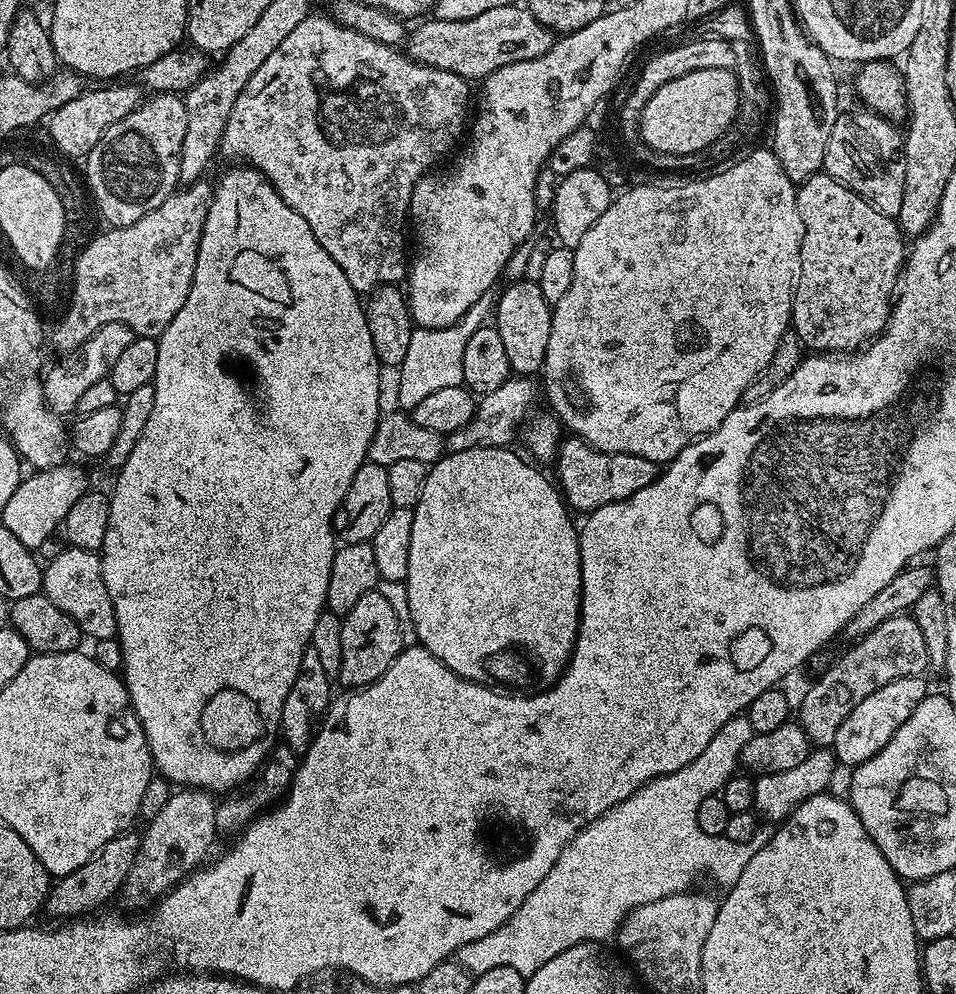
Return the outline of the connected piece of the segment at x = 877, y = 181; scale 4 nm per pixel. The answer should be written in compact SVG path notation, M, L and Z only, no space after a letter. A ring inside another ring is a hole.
M867 110L837 115L830 142L826 142L823 171L856 192L886 215L896 218L902 210L902 190L906 182L904 138L893 121Z

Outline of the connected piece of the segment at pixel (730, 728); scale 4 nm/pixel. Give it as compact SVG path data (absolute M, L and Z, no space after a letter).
M741 714L730 718L730 722L726 722L726 726L722 726L722 730L718 730L718 734L714 734L714 738L710 738L710 742L706 745L706 750L702 750L702 754L698 754L698 758L694 758L694 762L690 762L686 766L682 766L682 770L674 770L674 774L666 774L654 778L650 782L646 782L634 794L630 794L630 798L626 798L618 806L614 806L610 810L606 810L606 814L602 814L594 822L590 822L584 827L577 836L562 850L562 854L558 858L558 862L554 862L554 866L550 870L550 874L546 874L546 878L542 878L542 882L538 882L538 886L530 894L530 898L526 898L526 902L522 902L522 906L518 906L518 910L514 910L514 914L502 926L498 926L498 930L494 930L490 934L486 934L486 938L482 938L478 942L470 942L466 946L462 946L458 953L458 963L462 965L468 972L479 974L486 970L494 970L494 966L510 966L514 970L518 970L518 974L522 974L525 978L533 976L538 970L542 970L542 966L546 966L546 962L550 962L550 958L558 958L558 954L562 954L562 950L566 950L575 944L587 944L589 942L608 942L615 937L620 930L620 924L624 921L632 911L638 906L646 906L646 902L658 902L658 898L666 898L670 894L678 894L679 892L687 892L693 887L695 880L700 880L703 876L709 876L716 884L721 884L721 889L727 890L733 888L741 876L742 870L746 870L746 865L750 862L750 858L758 854L766 843L773 837L775 827L770 824L759 825L755 830L755 836L750 842L738 843L730 842L730 838L725 836L711 836L710 834L702 834L701 828L698 826L698 805L705 798L717 795L723 789L724 784L730 775L728 764L739 765L740 755L743 747L750 742L753 735L752 727L748 721L747 715Z

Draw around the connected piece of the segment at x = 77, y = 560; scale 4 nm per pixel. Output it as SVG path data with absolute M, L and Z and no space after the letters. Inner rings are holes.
M65 546L58 558L43 565L42 571L42 595L50 598L50 602L62 610L62 614L70 614L89 641L116 638L114 602L110 602L110 594L106 594L106 582L102 582L99 552Z

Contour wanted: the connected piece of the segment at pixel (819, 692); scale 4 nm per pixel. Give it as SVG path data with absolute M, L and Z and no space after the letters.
M901 614L886 618L882 626L874 626L855 641L848 649L809 686L798 700L798 723L816 748L831 749L838 726L848 717L850 710L863 702L874 690L894 682L894 678L924 676L929 671L926 641L922 639L922 630L910 614Z

